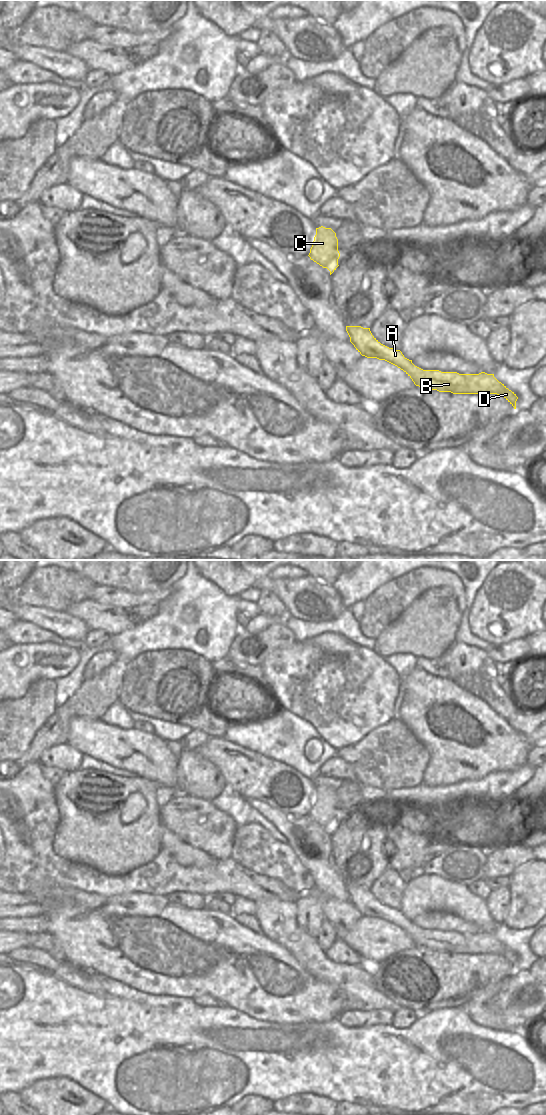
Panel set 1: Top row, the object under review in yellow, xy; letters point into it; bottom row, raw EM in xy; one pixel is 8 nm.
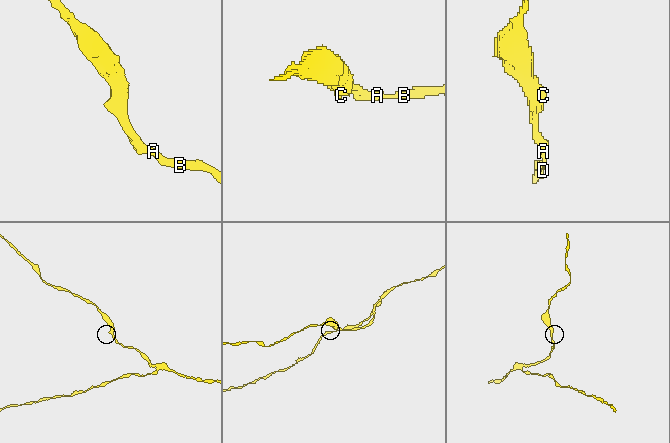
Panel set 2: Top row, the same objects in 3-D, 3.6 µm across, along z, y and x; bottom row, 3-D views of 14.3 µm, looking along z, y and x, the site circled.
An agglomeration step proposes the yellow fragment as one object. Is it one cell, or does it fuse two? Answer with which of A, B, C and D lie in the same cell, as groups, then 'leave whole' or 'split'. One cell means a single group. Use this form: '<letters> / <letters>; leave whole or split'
A B C D; leave whole

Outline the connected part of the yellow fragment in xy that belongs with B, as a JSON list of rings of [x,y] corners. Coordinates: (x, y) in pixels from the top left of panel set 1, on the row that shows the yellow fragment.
[[[346,326],[346,331],[350,337],[350,342],[356,350],[367,358],[377,358],[385,360],[401,370],[403,370],[414,382],[416,386],[421,388],[429,388],[439,392],[451,392],[453,394],[497,394],[503,396],[516,409],[516,401],[518,397],[514,392],[509,390],[504,384],[499,382],[494,374],[481,372],[479,374],[459,374],[457,372],[441,372],[439,370],[423,370],[404,357],[400,350],[395,350],[381,344],[371,333],[370,328],[361,326]]]

